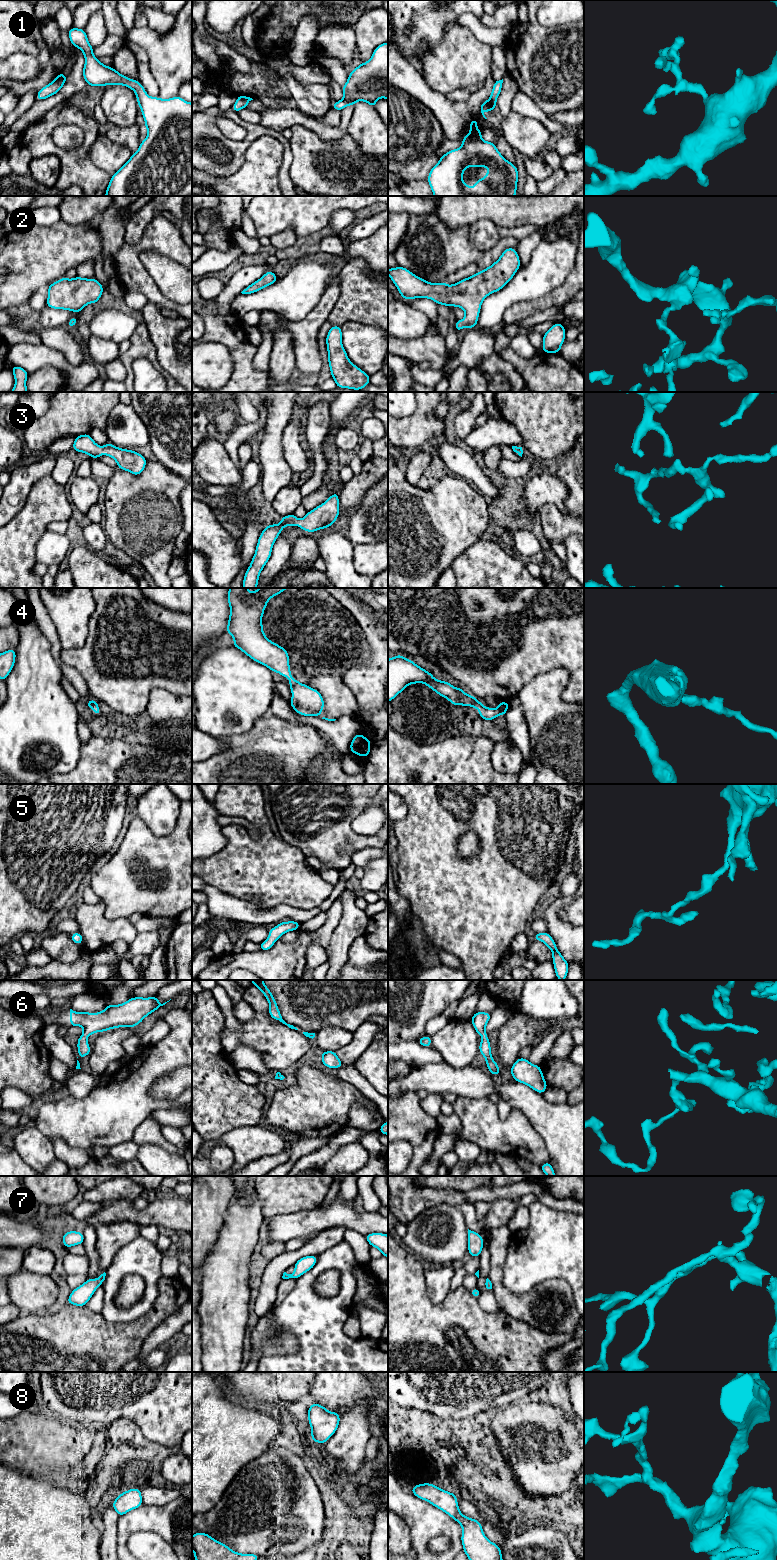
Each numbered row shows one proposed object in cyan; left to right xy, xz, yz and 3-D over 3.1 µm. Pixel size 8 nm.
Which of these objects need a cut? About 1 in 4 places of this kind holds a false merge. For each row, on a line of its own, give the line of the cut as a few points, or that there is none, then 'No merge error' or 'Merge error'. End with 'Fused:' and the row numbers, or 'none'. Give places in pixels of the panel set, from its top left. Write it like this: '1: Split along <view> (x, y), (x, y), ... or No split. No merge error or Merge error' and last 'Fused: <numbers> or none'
1: No split. No merge error
2: No split. No merge error
3: No split. No merge error
4: No split. No merge error
5: No split. No merge error
6: No split. No merge error
7: No split. No merge error
8: No split. No merge error
Fused: none

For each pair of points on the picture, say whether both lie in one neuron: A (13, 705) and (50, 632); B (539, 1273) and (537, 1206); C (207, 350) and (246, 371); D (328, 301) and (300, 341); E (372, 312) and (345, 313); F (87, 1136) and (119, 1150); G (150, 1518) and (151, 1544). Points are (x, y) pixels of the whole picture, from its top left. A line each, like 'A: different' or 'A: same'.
A: different
B: same
C: different
D: same
E: same
F: different
G: different

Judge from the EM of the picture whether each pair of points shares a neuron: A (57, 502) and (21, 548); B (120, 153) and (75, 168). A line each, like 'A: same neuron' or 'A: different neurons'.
A: same neuron
B: different neurons

